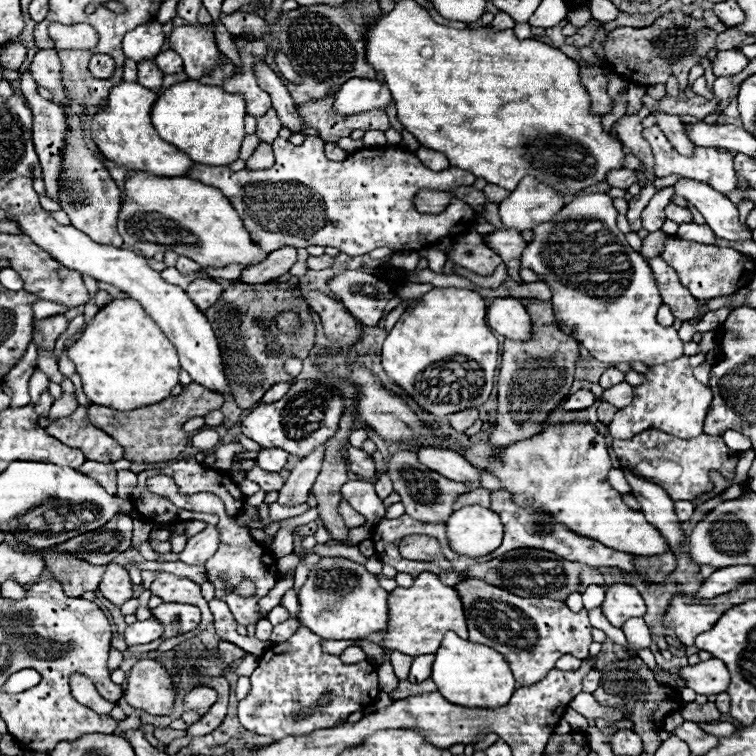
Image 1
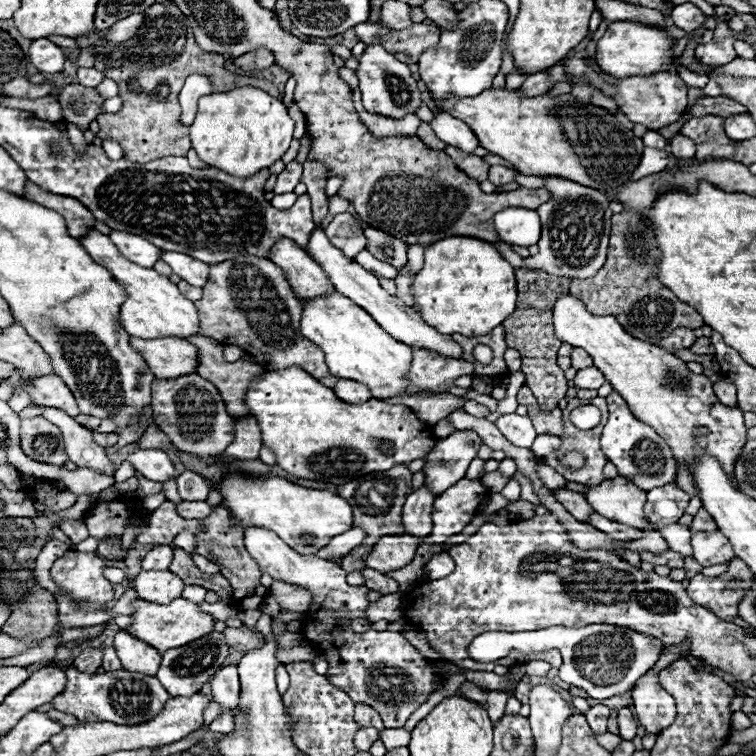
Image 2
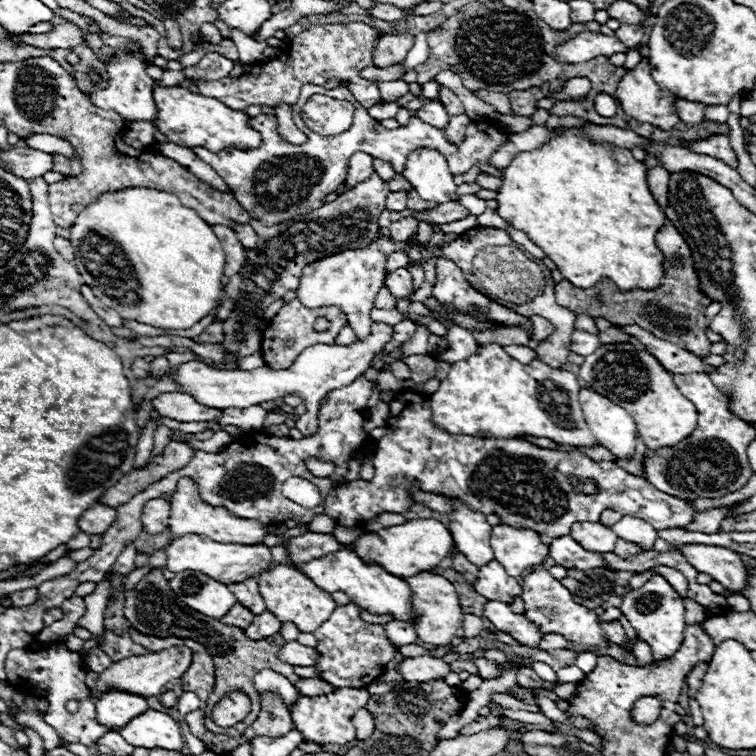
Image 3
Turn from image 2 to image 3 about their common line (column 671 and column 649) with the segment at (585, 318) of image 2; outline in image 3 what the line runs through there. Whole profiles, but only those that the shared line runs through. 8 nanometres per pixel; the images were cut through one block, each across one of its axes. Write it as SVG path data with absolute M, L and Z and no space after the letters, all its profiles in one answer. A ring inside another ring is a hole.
M628 342L600 344L598 352L586 356L580 368L580 378L588 388L594 388L594 392L626 408L636 420L636 428L644 444L652 450L678 444L696 428L698 412L694 404L680 394L672 374L664 370L664 366L650 352L636 350Z

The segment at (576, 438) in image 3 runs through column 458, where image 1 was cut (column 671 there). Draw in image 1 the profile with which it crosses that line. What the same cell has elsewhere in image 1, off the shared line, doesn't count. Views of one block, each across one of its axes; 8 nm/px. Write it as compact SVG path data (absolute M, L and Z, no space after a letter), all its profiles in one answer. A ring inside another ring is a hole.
M682 356L682 358L666 362L666 364L650 366L644 372L644 376L646 376L644 382L634 388L632 402L614 414L614 420L608 426L610 436L612 438L630 438L648 428L658 428L658 430L678 436L678 438L700 436L706 412L712 404L712 392L708 386L700 384L692 376L688 356Z

